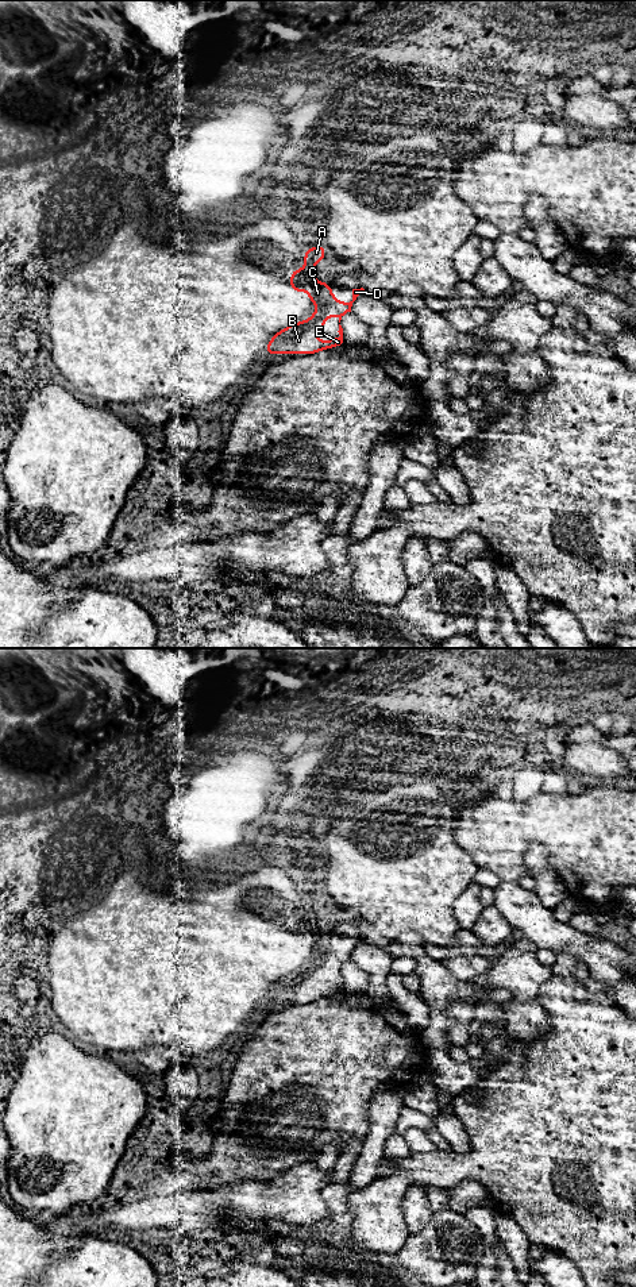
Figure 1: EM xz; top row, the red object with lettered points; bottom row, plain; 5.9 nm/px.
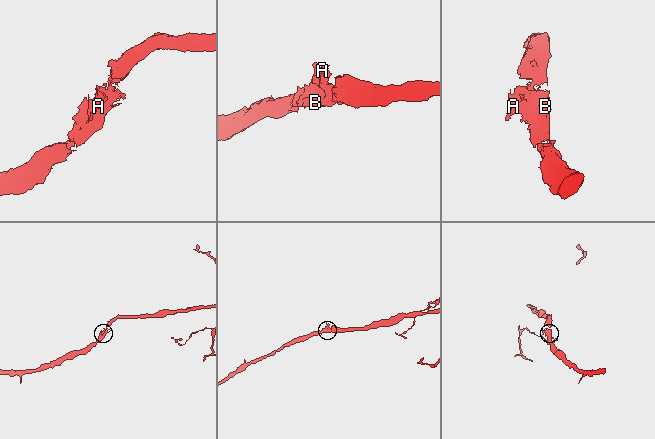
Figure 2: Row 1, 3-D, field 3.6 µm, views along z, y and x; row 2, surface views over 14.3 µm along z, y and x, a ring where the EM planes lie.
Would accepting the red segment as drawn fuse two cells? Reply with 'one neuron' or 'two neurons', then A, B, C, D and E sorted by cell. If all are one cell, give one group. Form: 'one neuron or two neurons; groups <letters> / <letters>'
one neuron; groups A B C D E

